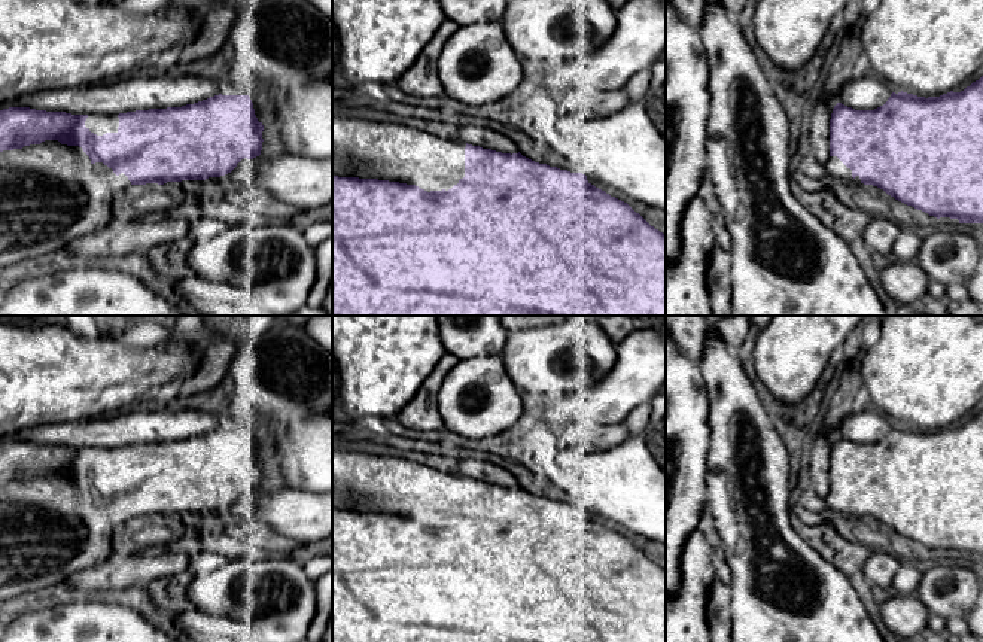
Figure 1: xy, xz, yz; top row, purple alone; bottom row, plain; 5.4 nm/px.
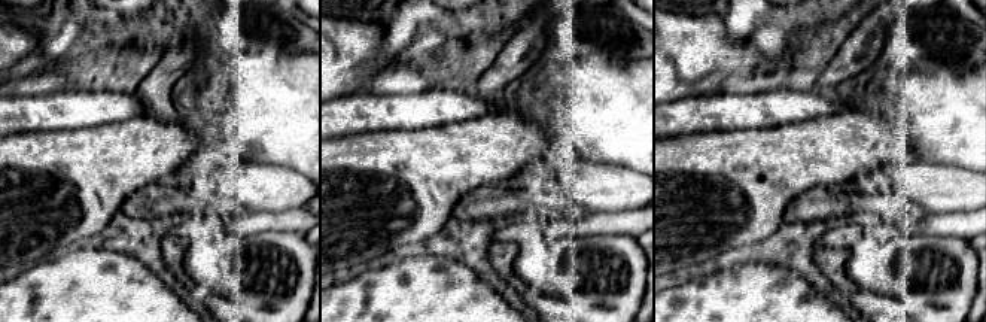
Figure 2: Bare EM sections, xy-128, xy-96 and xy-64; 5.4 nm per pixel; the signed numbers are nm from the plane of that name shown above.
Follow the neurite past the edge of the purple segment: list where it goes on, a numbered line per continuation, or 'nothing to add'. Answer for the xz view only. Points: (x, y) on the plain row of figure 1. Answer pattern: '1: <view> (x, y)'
1: xz (393, 486)

